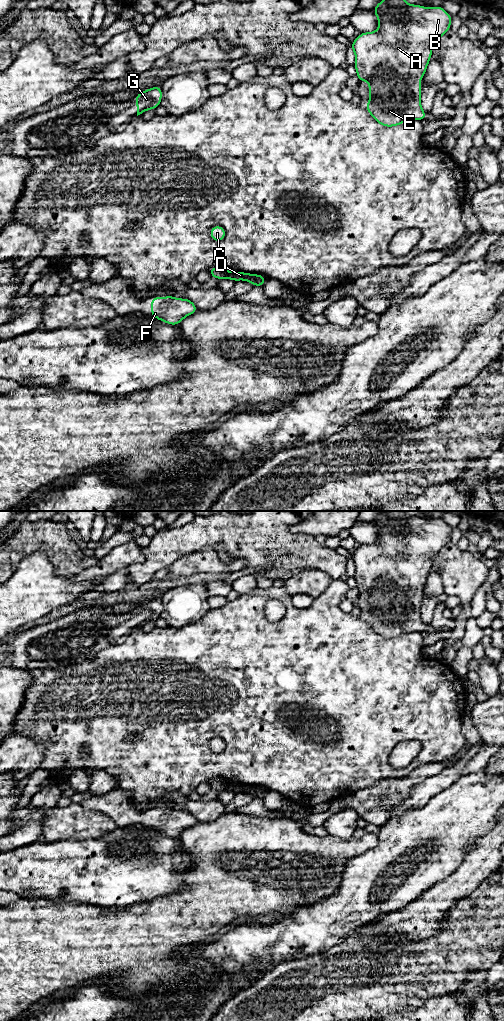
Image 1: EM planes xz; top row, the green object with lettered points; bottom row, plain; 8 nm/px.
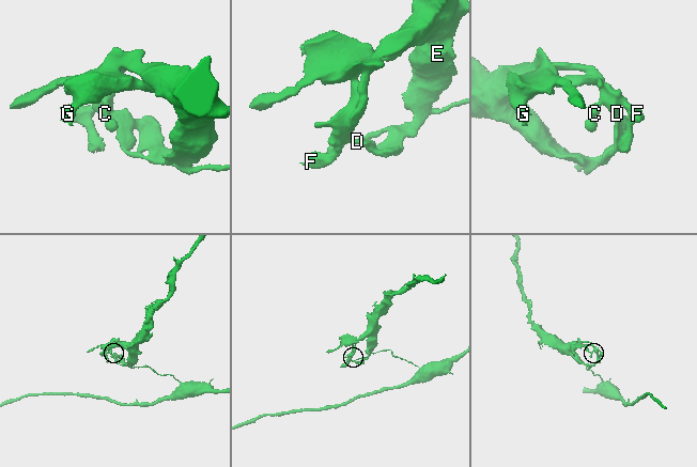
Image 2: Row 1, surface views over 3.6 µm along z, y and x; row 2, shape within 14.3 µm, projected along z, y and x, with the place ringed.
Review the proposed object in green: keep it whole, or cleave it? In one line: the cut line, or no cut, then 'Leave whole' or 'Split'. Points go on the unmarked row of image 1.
Split along xz (256, 787), (252, 795). Split

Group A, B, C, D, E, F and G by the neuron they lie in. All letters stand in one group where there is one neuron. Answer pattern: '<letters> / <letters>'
A B C E F G / D

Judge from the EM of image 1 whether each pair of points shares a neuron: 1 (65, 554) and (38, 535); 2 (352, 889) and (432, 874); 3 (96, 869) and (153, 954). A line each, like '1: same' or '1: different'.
1: same
2: same
3: different

